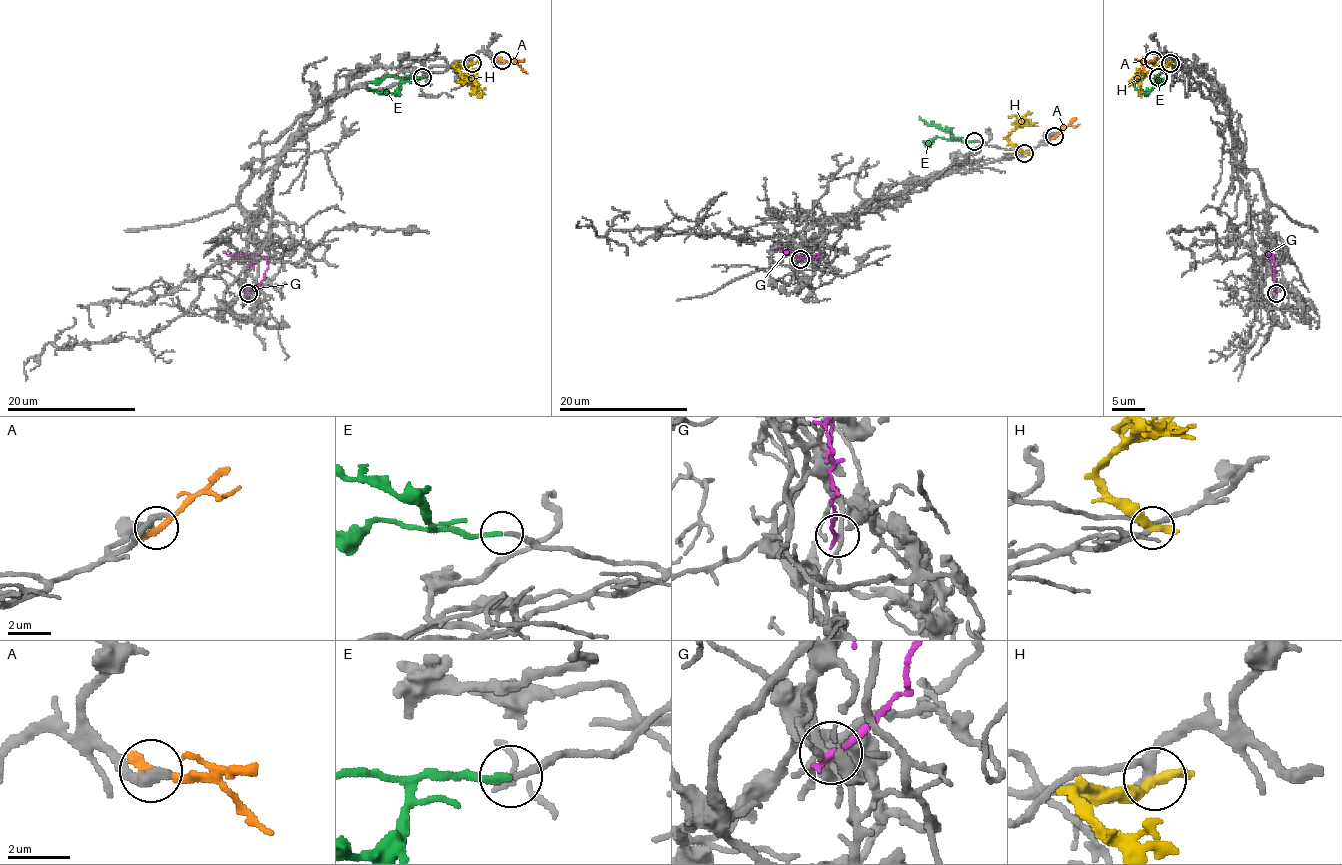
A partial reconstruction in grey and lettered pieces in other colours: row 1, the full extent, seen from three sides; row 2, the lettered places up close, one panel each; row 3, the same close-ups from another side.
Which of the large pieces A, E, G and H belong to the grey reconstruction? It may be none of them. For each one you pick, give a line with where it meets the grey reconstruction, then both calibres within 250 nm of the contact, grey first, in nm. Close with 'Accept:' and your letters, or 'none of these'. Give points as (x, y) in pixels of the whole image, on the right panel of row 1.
E: contact (1158, 77); calibres 200 and 220 nm
Accept: E

